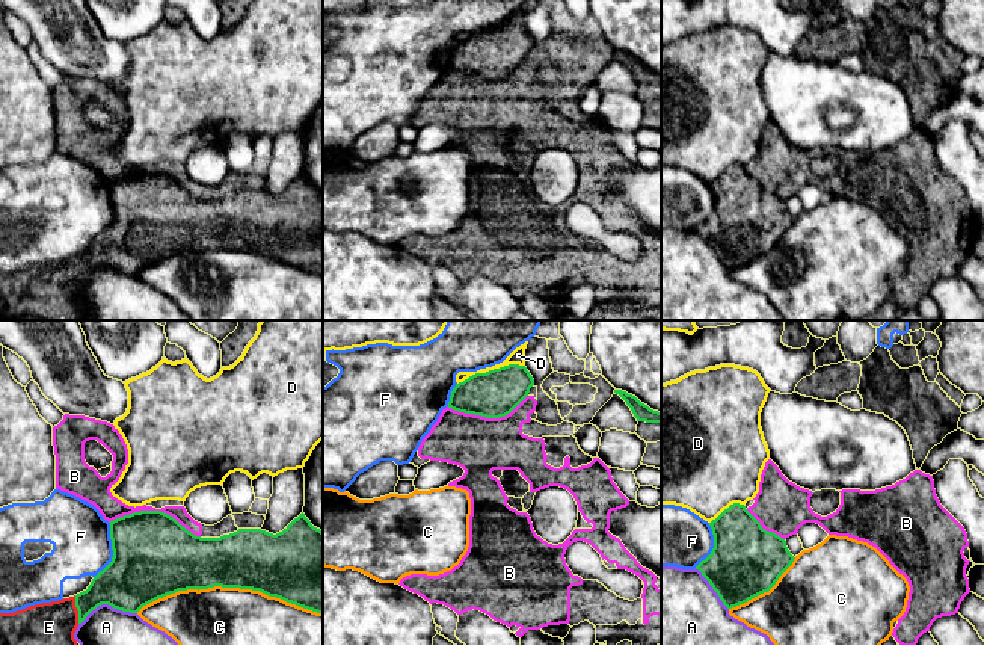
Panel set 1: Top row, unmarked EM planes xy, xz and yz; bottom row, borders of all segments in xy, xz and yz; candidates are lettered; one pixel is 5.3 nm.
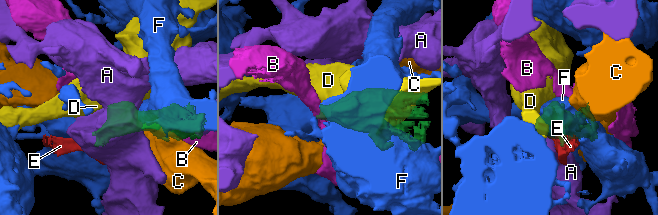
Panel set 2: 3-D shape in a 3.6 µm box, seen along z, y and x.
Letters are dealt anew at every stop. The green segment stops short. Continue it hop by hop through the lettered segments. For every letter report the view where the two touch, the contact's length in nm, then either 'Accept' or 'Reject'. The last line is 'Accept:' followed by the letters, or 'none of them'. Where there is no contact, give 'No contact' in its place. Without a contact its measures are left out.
A: Touches green in xy. Shared border 320 nm. Reject
B: Touches green in xy. Shared border 500 nm. Reject
C: Touches green in xy. Shared border 1000 nm. Reject
D: Touches green in xz. Shared border 380 nm. Reject
E: Touches green in xy. Shared border 150 nm. Accept
F: Touches green in xy. Shared border 300 nm. Reject
Accept: E

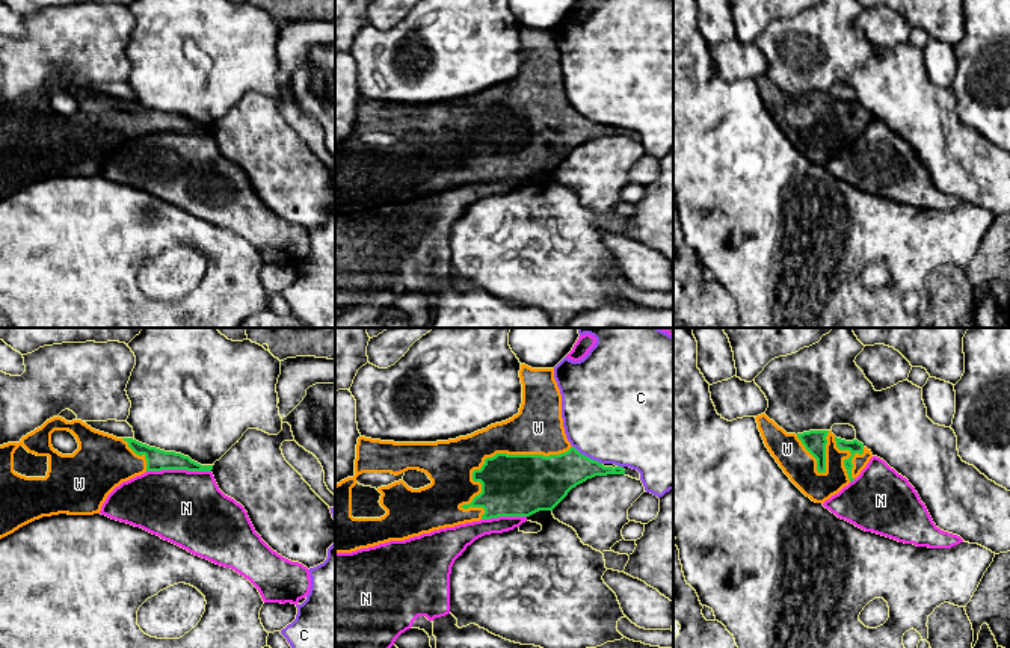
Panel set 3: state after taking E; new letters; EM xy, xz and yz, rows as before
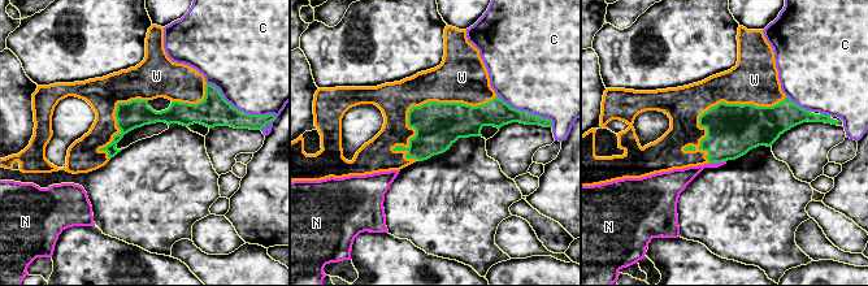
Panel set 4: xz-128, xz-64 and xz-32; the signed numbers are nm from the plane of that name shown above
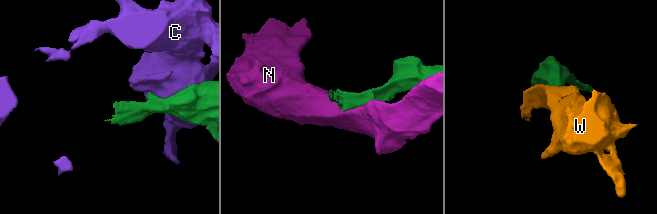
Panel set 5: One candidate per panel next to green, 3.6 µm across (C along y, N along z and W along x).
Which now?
C: Touches green in xz. Shared border 190 nm. Reject
N: Touches green in xy. Shared border 340 nm. Reject
W: Touches green in xz. Shared border 700 nm. Accept
Accept: W

